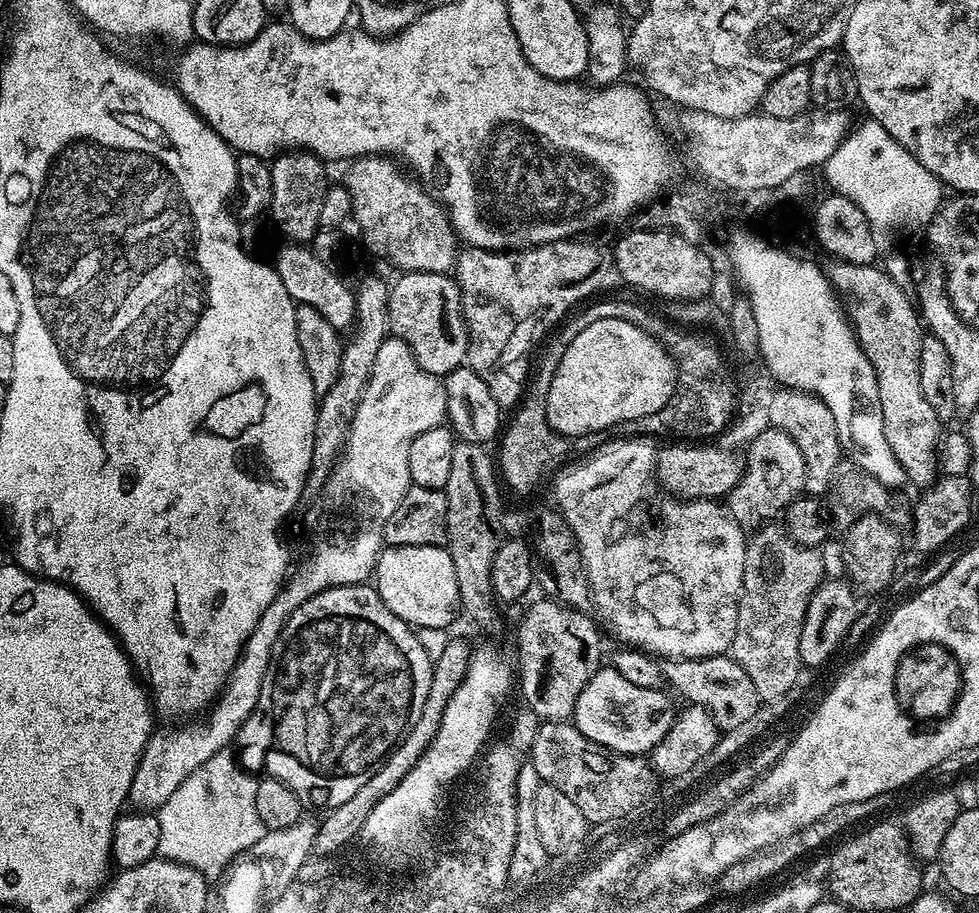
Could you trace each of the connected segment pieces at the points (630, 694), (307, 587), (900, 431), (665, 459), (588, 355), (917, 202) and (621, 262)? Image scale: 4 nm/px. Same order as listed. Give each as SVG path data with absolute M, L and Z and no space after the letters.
M601 666L596 669L595 674L588 679L582 694L578 694L578 702L572 712L577 730L601 748L621 756L644 756L651 753L657 744L666 738L670 726L676 721L677 709L672 708L672 700L664 693L664 690L657 688L643 688L626 682L622 674L611 666Z
M388 336L374 359L339 460L304 516L308 557L301 562L297 572L295 569L285 579L274 602L270 602L258 618L258 626L254 626L244 644L227 684L207 713L208 721L205 724L188 722L185 728L168 728L165 732L153 731L142 750L138 766L134 768L128 791L127 803L133 804L137 813L155 813L205 760L214 758L214 754L225 751L235 741L258 702L272 651L294 610L327 588L363 584L375 573L376 559L385 547L386 521L394 510L398 510L402 494L413 485L410 446L418 434L441 427L447 415L443 379L422 370L410 348L401 339Z
M833 259L832 265L826 268L829 284L842 297L846 309L848 323L861 350L870 358L870 366L874 366L874 374L878 378L878 398L882 398L882 422L886 426L886 442L890 442L890 450L894 450L894 458L902 466L905 477L920 487L927 489L938 479L938 449L942 439L942 422L938 414L926 402L922 394L922 382L918 382L918 366L920 365L920 341L922 339L922 321L914 307L911 295L907 296L905 285L894 282L883 267L871 264L851 264L845 260Z
M672 442L656 458L655 479L668 491L667 495L682 500L714 500L727 497L740 481L742 460L724 448L699 448L696 442Z
M618 318L594 322L570 342L562 362L558 362L554 382L550 382L548 421L563 436L579 438L627 420L645 418L668 404L676 373L676 362L664 346L638 326Z
M868 118L865 121L857 132L856 129L849 131L838 150L834 150L822 166L822 173L832 187L829 189L856 203L858 210L866 214L872 233L878 238L900 232L903 228L928 225L940 208L945 185L876 120Z
M671 230L628 232L616 244L616 268L628 284L670 300L698 300L709 295L712 260L693 241Z

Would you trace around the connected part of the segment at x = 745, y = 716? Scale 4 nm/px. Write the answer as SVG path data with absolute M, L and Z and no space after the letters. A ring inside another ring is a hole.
M729 655L708 656L706 659L668 658L661 663L661 675L686 698L685 701L701 704L714 718L716 728L723 733L745 723L762 704L754 682Z

